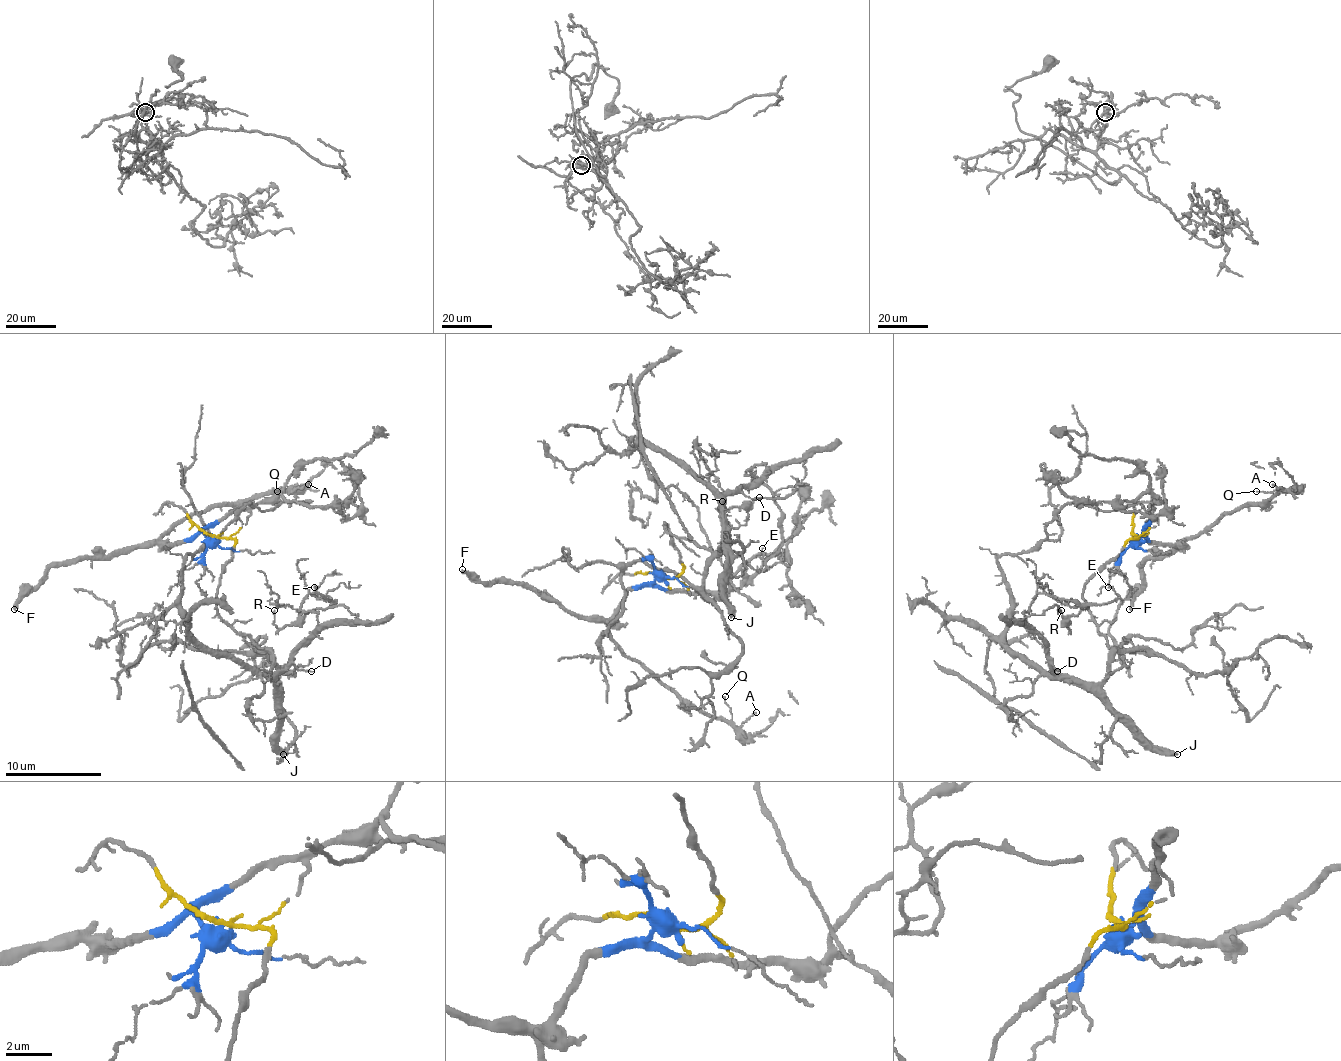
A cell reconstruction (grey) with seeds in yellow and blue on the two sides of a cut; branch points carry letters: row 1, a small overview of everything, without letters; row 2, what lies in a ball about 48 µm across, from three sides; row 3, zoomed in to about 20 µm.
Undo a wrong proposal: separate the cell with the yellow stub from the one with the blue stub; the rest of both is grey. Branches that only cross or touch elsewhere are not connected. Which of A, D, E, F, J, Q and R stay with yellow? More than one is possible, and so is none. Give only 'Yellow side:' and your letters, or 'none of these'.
Yellow side: D, E, J, R

